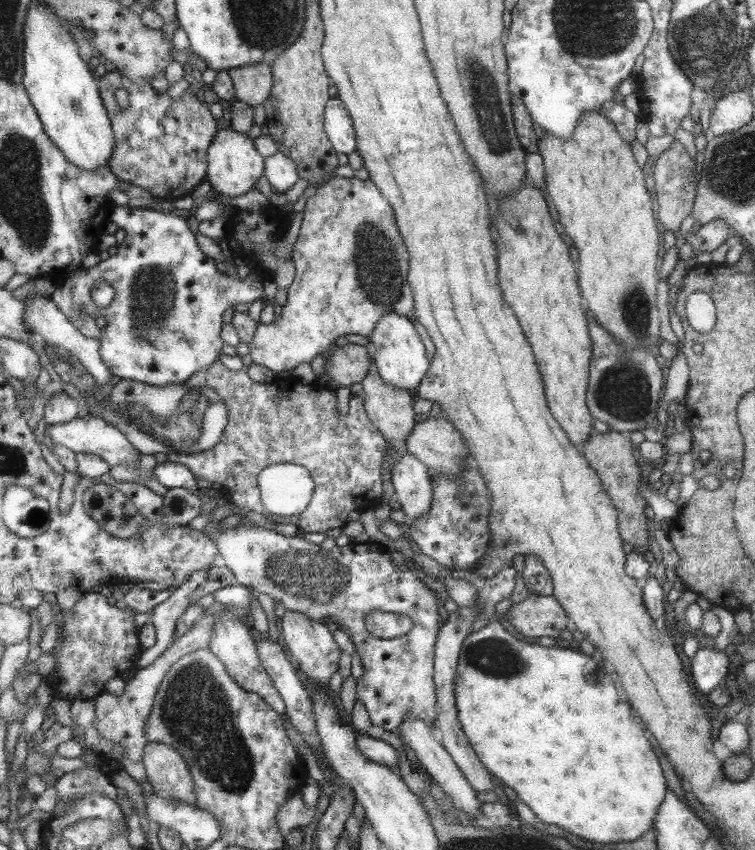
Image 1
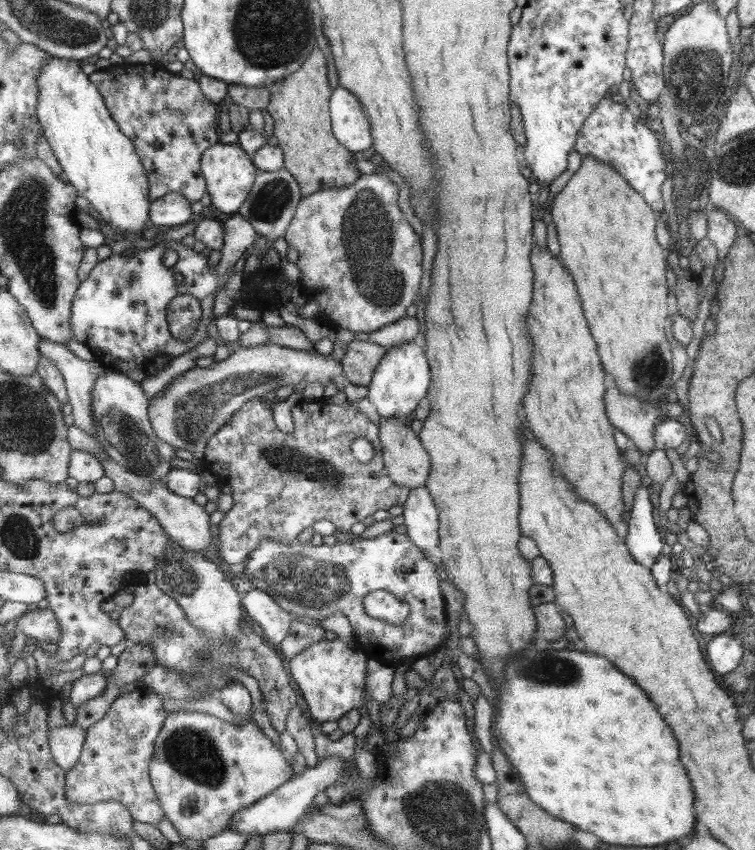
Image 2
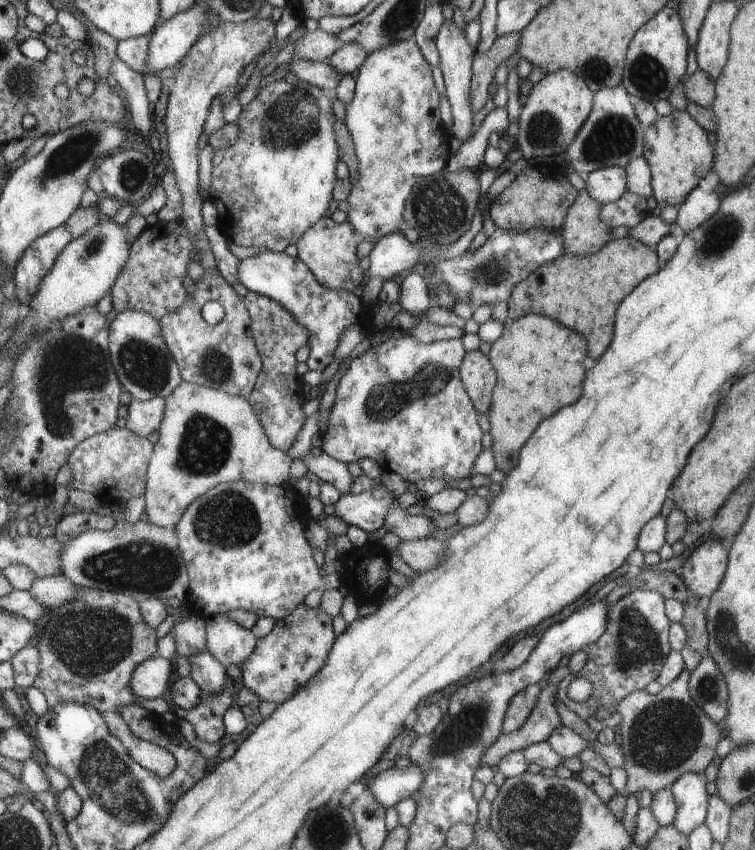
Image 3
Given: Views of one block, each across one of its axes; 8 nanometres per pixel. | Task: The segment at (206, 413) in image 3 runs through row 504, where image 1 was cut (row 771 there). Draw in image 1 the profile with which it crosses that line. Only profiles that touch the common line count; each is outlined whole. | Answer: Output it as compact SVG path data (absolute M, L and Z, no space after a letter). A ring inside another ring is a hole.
M150 742L145 746L142 762L148 782L163 797L176 797L197 806L192 772L176 748L161 742Z

